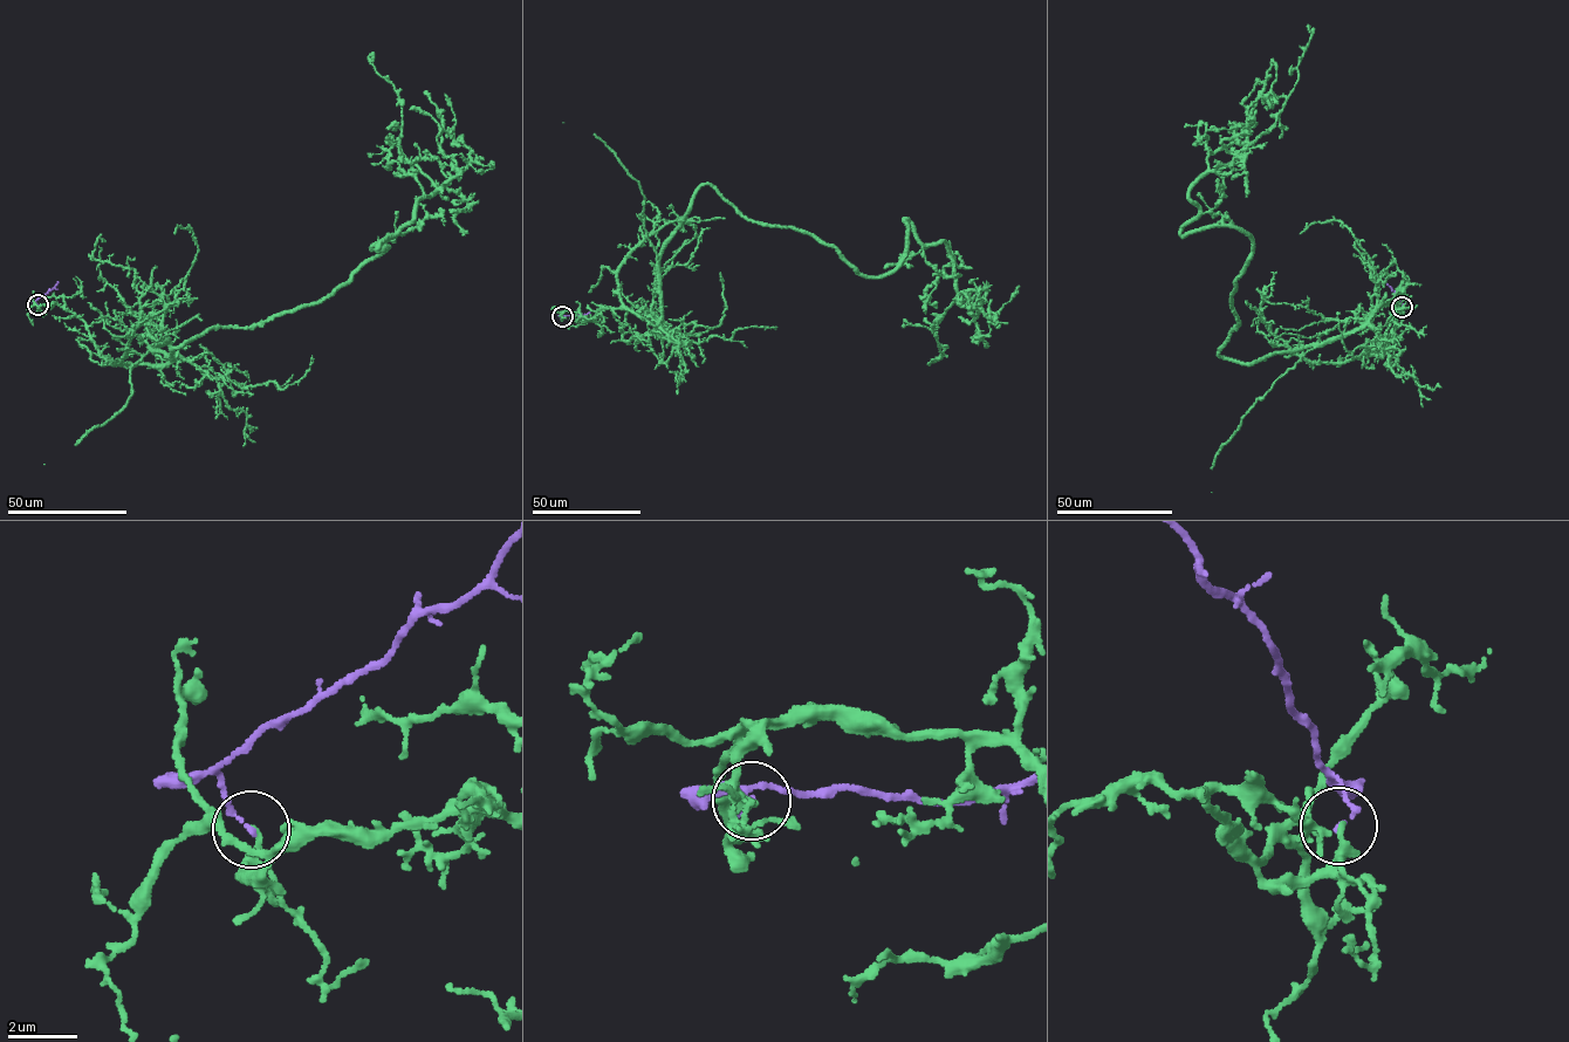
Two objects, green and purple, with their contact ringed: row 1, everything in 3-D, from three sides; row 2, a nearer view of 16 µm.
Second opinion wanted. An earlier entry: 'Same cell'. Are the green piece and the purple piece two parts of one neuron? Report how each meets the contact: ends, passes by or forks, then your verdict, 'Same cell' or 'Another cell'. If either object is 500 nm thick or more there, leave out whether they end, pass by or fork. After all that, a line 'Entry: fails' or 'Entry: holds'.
At the ring green passes by. At the ring purple ends. Same cell
Entry: holds

